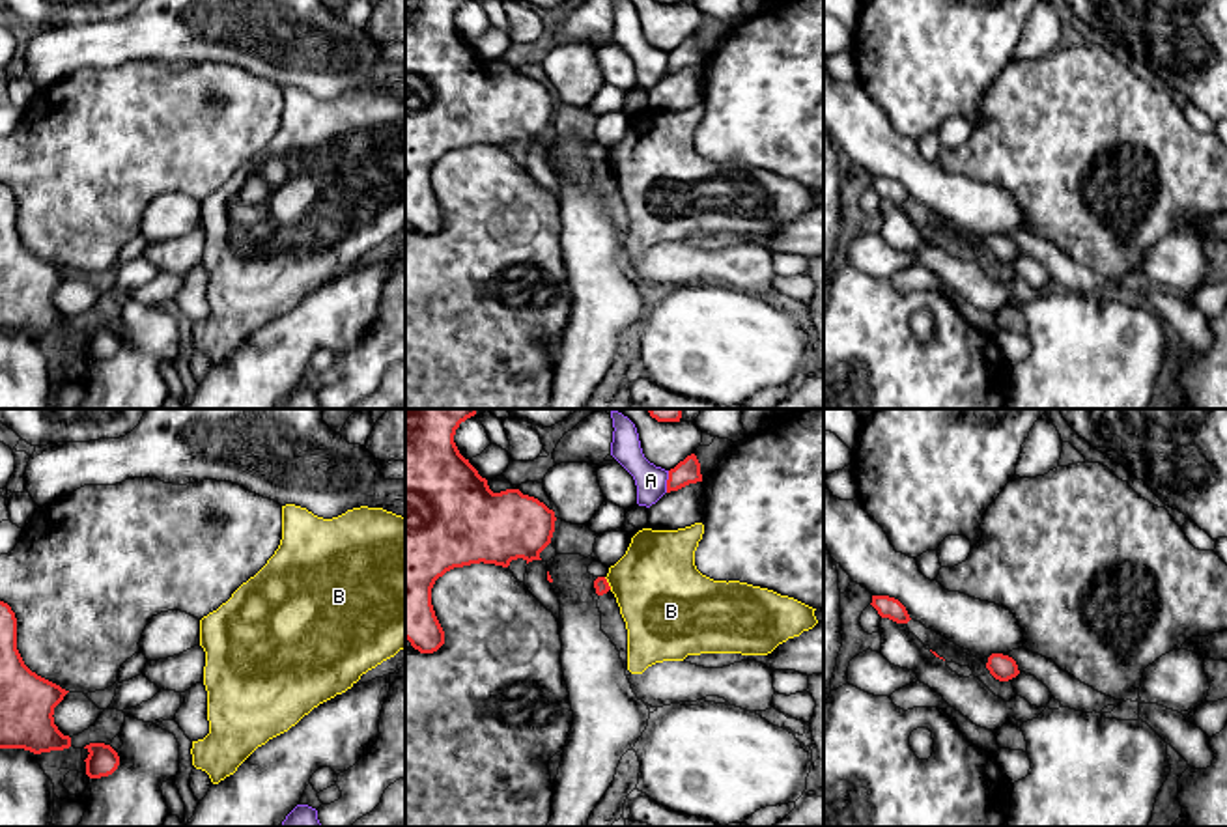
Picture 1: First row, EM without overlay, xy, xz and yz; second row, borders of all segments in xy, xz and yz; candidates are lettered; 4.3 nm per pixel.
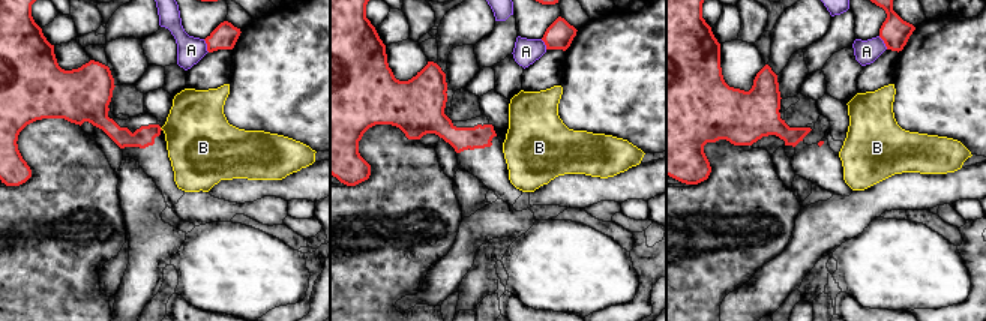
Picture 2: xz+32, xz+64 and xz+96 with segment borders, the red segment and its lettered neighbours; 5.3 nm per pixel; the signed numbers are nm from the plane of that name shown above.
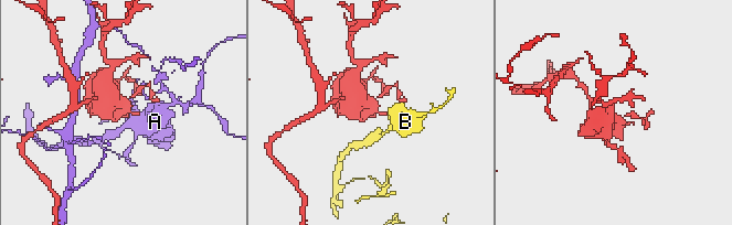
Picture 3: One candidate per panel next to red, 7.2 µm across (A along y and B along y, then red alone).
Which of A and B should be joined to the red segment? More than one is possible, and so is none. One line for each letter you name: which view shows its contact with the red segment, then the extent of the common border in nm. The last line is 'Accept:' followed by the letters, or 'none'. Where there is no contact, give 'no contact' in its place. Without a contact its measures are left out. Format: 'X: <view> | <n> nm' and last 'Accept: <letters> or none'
Accept: none

